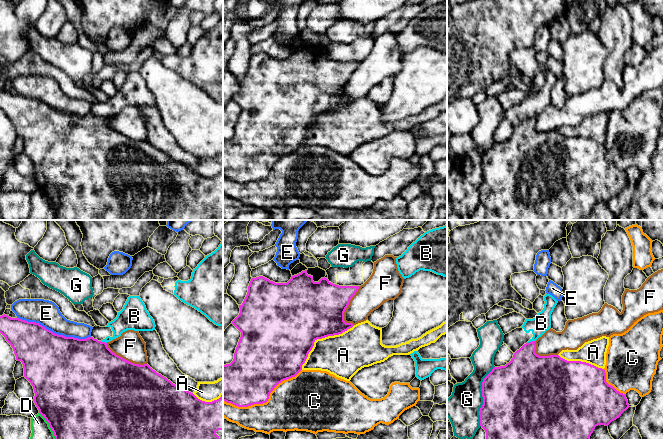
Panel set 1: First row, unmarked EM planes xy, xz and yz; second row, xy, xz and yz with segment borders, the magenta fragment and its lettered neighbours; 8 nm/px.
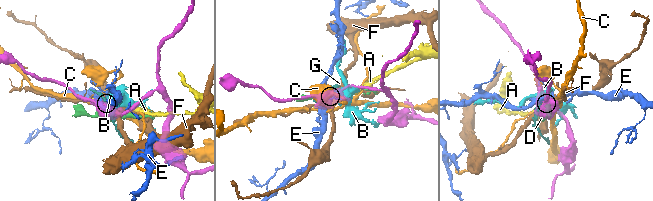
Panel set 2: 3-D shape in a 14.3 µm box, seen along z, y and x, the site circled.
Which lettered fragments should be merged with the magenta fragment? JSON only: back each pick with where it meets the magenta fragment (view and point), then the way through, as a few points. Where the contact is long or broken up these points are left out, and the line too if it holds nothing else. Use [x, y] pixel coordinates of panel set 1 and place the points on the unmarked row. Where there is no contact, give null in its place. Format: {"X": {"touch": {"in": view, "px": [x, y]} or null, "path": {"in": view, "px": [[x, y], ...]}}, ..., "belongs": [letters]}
{"belongs": []}

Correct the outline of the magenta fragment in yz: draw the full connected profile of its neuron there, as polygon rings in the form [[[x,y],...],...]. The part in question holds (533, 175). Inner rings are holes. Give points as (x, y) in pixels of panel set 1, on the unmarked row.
[[[535,117],[524,120],[517,126],[513,134],[505,142],[494,143],[492,147],[483,155],[482,173],[483,181],[480,184],[480,202],[486,208],[486,220],[588,220],[590,212],[598,201],[608,202],[629,184],[626,170],[620,169],[613,162],[606,158],[606,149],[602,144],[598,144],[586,138],[567,137],[559,131],[539,132],[535,129]]]

